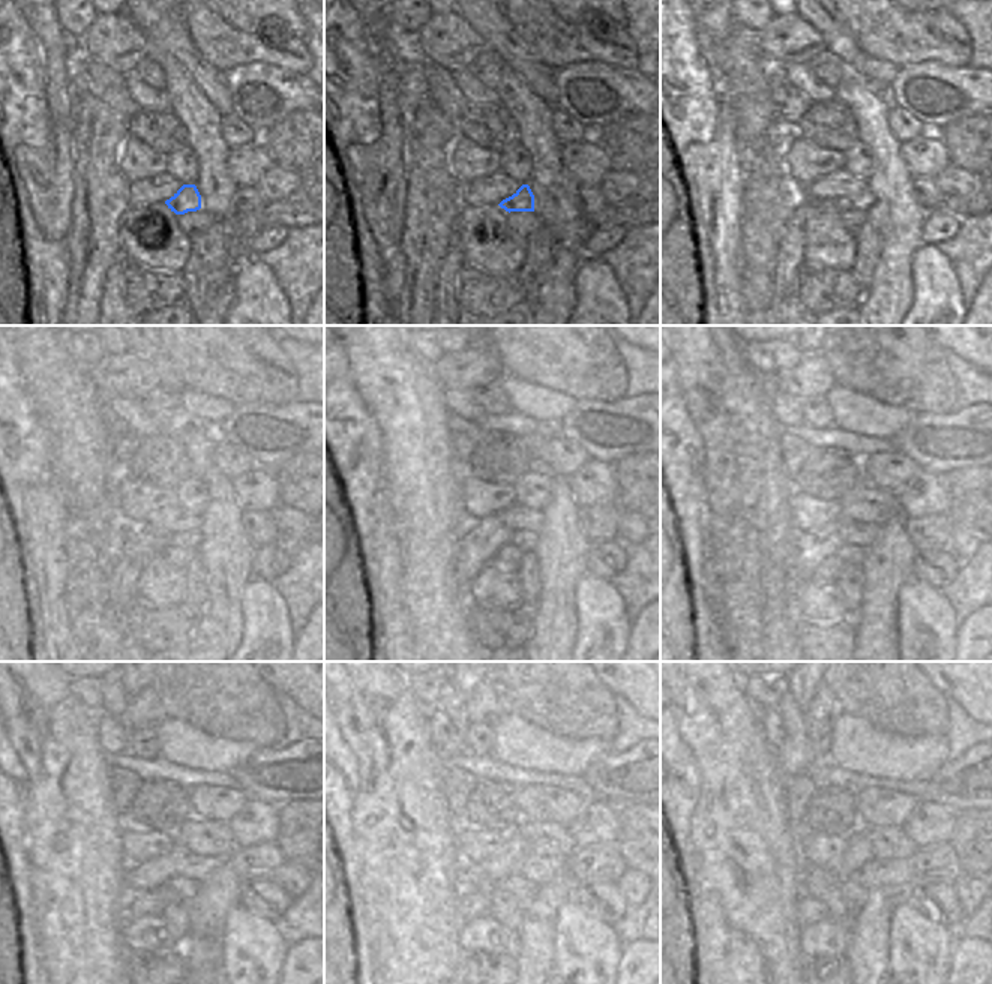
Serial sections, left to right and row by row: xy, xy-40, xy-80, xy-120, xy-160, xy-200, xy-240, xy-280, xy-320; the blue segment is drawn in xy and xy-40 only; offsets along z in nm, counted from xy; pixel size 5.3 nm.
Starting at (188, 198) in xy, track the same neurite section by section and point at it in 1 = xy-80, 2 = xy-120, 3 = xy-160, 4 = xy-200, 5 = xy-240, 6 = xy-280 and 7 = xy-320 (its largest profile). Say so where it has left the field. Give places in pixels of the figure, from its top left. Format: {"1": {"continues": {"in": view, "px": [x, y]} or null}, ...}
{"1": {"continues": {"in": "xy-80", "px": [862, 201]}}, "2": {"continues": {"in": "xy-120", "px": [191, 539]}}, "3": {"continues": {"in": "xy-160", "px": [524, 540]}}, "4": {"continues": {"in": "xy-200", "px": [854, 554]}}, "5": {"continues": {"in": "xy-240", "px": [185, 888]}}, "6": {"continues": {"in": "xy-280", "px": [524, 891]}}, "7": {"continues": {"in": "xy-320", "px": [856, 893]}}}

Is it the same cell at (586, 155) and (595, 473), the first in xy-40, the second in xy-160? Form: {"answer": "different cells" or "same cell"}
{"answer": "same cell"}

